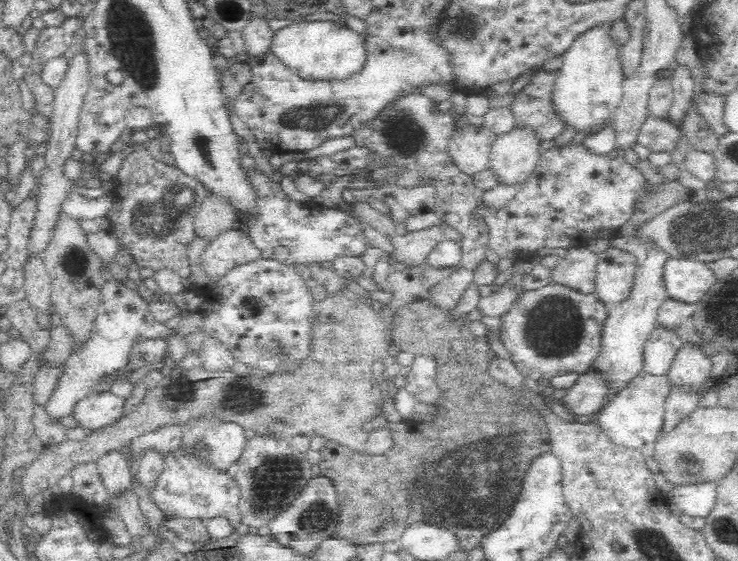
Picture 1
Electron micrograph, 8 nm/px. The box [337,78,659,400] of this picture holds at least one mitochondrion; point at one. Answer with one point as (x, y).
(555, 328)

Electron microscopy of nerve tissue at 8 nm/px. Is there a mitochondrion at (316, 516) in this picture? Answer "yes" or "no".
yes

